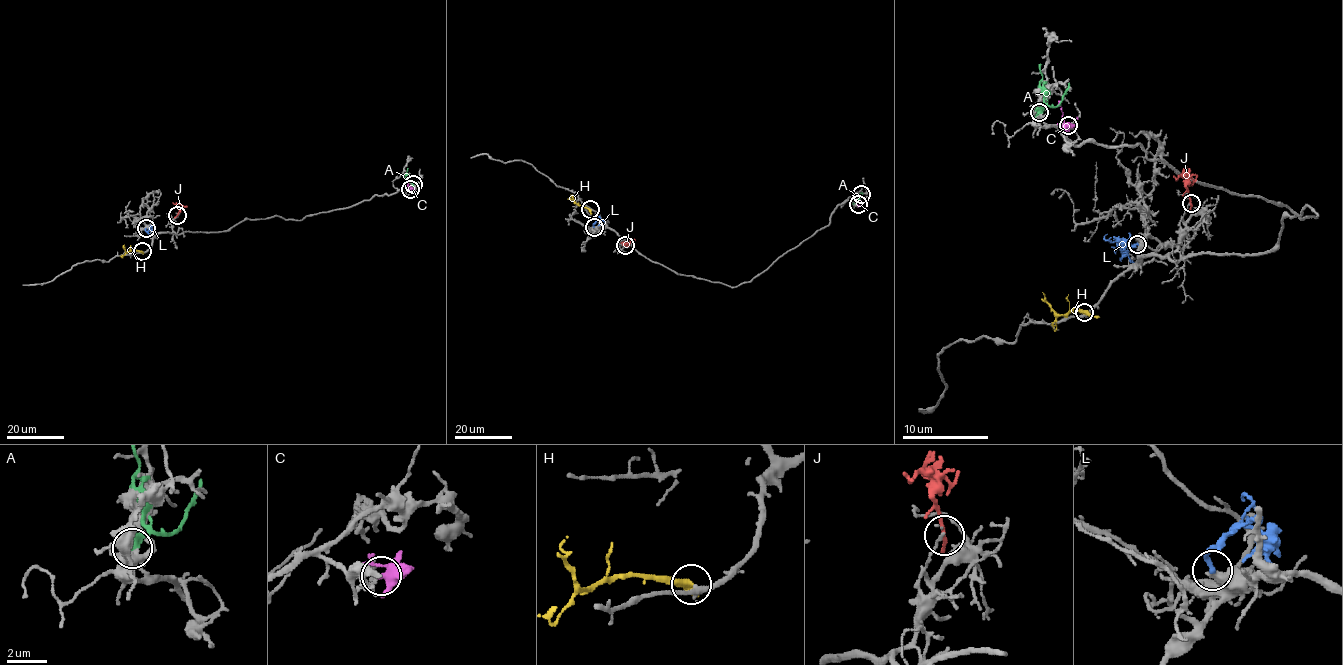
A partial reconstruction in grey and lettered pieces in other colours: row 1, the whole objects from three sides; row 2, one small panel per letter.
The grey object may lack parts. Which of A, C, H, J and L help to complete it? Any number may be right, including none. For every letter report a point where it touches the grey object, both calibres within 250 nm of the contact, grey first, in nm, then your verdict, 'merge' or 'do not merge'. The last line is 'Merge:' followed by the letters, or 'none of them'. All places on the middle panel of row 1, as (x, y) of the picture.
A: meets grey at (861, 194); 400 nm thick on the grey side, 550 nm on the other; do not merge
C: meets grey at (858, 204); 130 nm thick on the grey side, 320 nm on the other; do not merge
H: meets grey at (590, 209); 240 nm thick on the grey side, 360 nm on the other; do not merge
J: meets grey at (625, 245); 140 nm thick on the grey side, 150 nm on the other; do not merge
L: meets grey at (594, 227); 550 nm thick on the grey side, 220 nm on the other; merge
Merge: L

